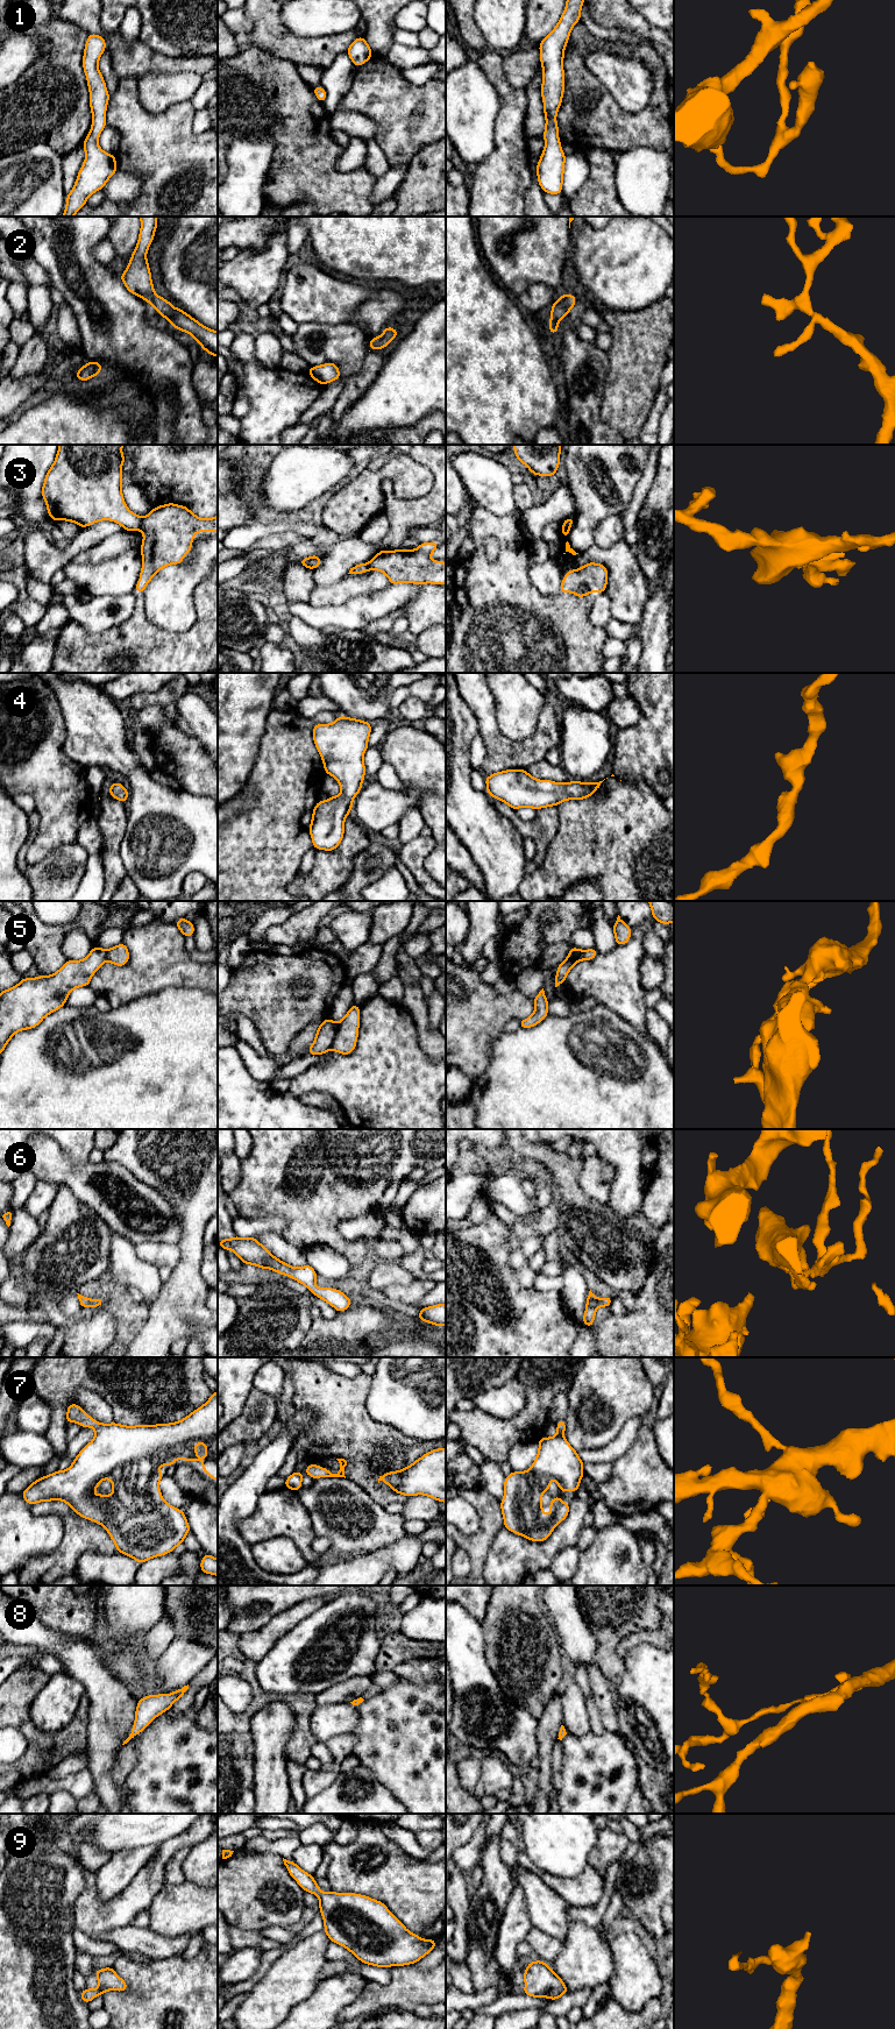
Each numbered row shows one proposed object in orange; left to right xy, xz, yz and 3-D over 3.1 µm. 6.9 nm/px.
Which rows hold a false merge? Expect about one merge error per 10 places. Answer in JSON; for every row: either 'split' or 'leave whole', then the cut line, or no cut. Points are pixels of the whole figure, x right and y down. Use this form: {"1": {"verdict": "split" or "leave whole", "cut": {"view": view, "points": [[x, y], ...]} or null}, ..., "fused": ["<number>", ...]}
{"1": {"verdict": "leave whole", "cut": null}, "2": {"verdict": "leave whole", "cut": null}, "3": {"verdict": "split", "cut": {"view": "xy", "points": [[142, 518], [142, 524], [139, 529]]}}, "4": {"verdict": "leave whole", "cut": null}, "5": {"verdict": "split", "cut": {"view": "xz", "points": [[338, 1023], [335, 1037], [329, 1048]]}}, "6": {"verdict": "leave whole", "cut": null}, "7": {"verdict": "leave whole", "cut": null}, "8": {"verdict": "leave whole", "cut": null}, "9": {"verdict": "leave whole", "cut": null}, "fused": ["3", "5"]}

